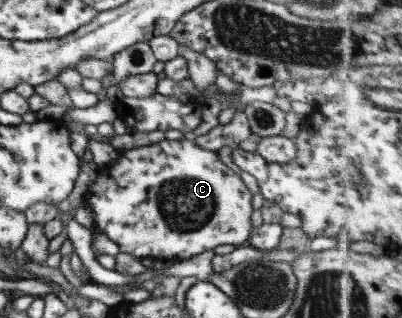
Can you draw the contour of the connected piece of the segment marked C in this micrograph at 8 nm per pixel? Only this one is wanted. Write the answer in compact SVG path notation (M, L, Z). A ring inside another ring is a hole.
M162 140L162 142L153 143L150 146L132 148L124 150L118 154L118 158L112 166L101 167L97 178L88 186L85 193L84 202L94 213L94 225L101 232L106 234L109 240L118 244L121 252L132 254L137 258L153 257L154 259L172 259L174 261L186 260L200 254L206 250L214 250L217 246L222 245L241 245L249 239L253 230L250 215L253 213L252 196L246 184L240 179L240 176L228 168L220 159L218 152L206 150L197 146L196 143L184 140Z

